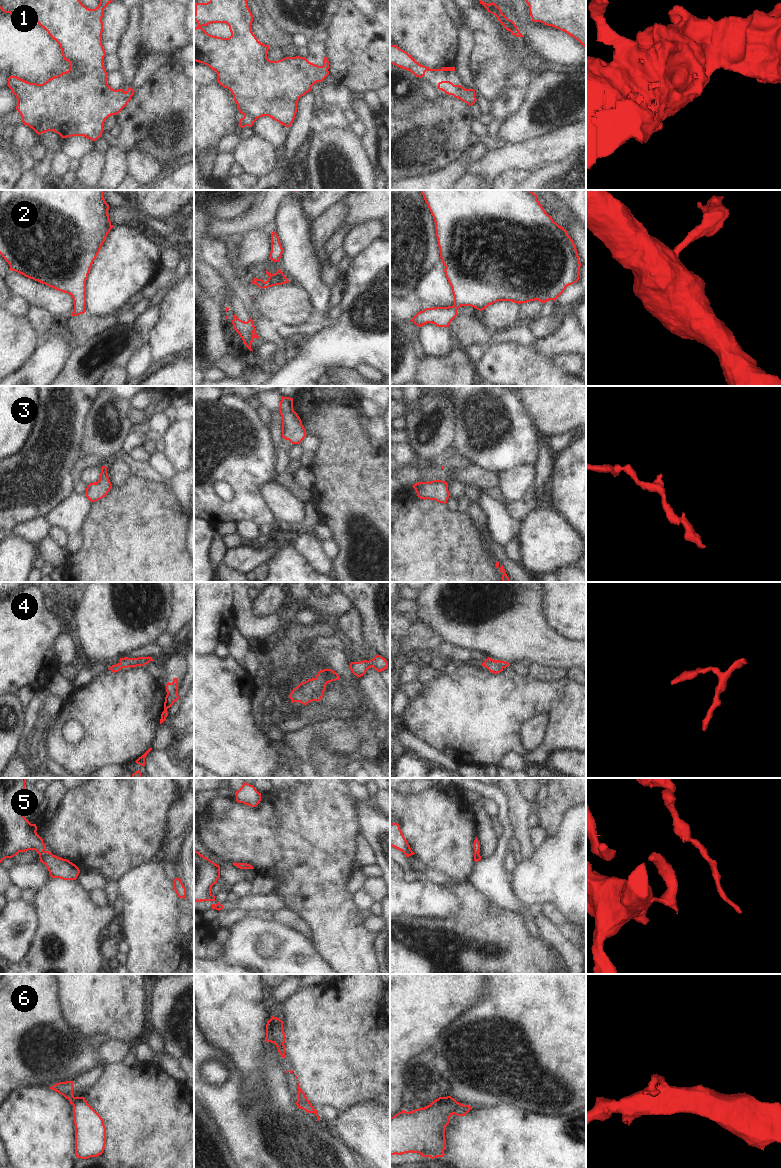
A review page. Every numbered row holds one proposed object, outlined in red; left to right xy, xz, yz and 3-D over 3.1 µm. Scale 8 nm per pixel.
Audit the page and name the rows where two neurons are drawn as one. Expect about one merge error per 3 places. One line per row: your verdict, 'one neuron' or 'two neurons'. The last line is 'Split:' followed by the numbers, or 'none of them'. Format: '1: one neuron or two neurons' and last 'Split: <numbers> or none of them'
1: one neuron
2: one neuron
3: one neuron
4: one neuron
5: one neuron
6: two neurons
Split: 6

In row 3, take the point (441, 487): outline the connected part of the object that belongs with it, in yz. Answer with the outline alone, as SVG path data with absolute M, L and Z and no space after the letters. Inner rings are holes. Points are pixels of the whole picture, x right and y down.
M433 480L430 482L418 482L412 486L420 499L436 500L439 503L446 504L450 496L448 483L442 480Z

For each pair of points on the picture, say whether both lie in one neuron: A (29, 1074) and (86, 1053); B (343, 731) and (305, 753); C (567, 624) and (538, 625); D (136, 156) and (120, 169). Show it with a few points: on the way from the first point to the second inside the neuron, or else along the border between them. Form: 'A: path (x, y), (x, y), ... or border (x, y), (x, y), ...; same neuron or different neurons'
A: path (43, 1060), (50, 1053), (72, 1053); same neuron
B: path (330, 729), (315, 729), (305, 740); same neuron
C: border (541, 603), (543, 615), (547, 622), (568, 639); different neurons
D: border (126, 154), (128, 175); different neurons

